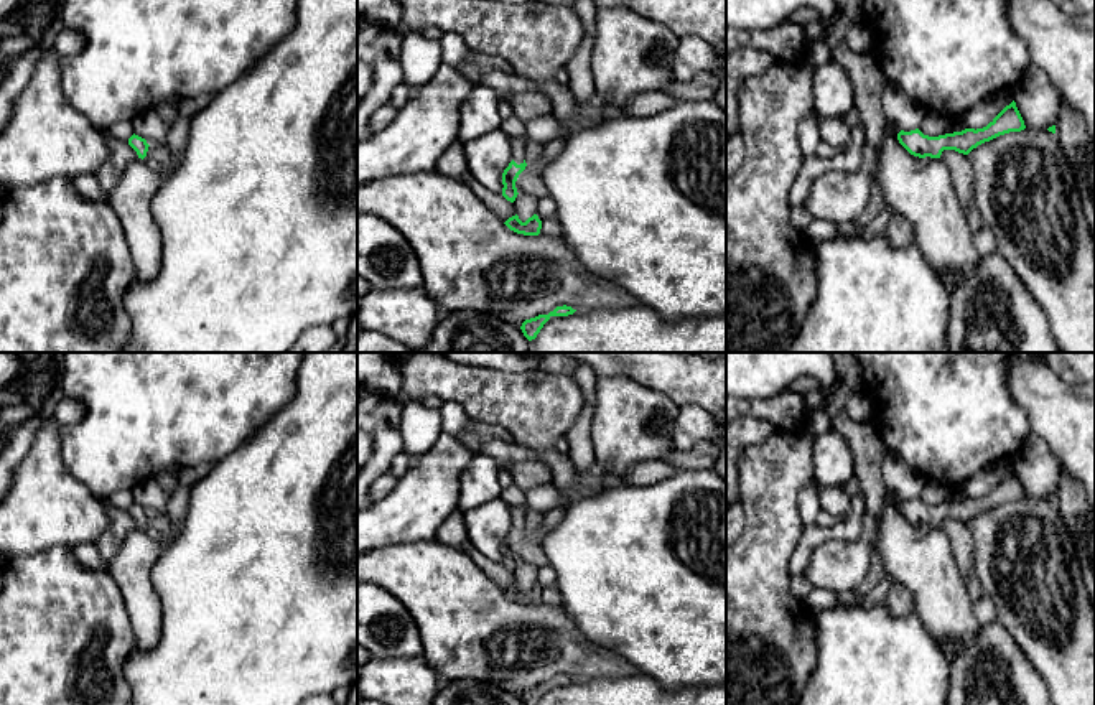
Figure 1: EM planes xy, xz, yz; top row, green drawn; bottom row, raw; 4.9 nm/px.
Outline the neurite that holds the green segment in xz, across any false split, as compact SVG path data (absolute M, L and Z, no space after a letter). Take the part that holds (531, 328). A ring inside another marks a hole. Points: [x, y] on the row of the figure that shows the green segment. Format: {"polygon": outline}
{"polygon": "M557 306L553 311L550 311L548 315L538 315L535 318L525 320L520 326L524 336L532 341L537 338L537 334L540 333L540 329L543 328L543 324L552 318L552 316L568 316L573 315L576 310L573 310L571 306Z"}

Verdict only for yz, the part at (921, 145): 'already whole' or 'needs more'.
already whole

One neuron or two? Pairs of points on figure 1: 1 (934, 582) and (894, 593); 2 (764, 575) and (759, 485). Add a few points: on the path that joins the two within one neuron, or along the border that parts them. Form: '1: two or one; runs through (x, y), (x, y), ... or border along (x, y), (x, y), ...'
1: two; border along (893, 580), (901, 583), (911, 595), (916, 611)
2: one; runs through (764, 552), (764, 508)

